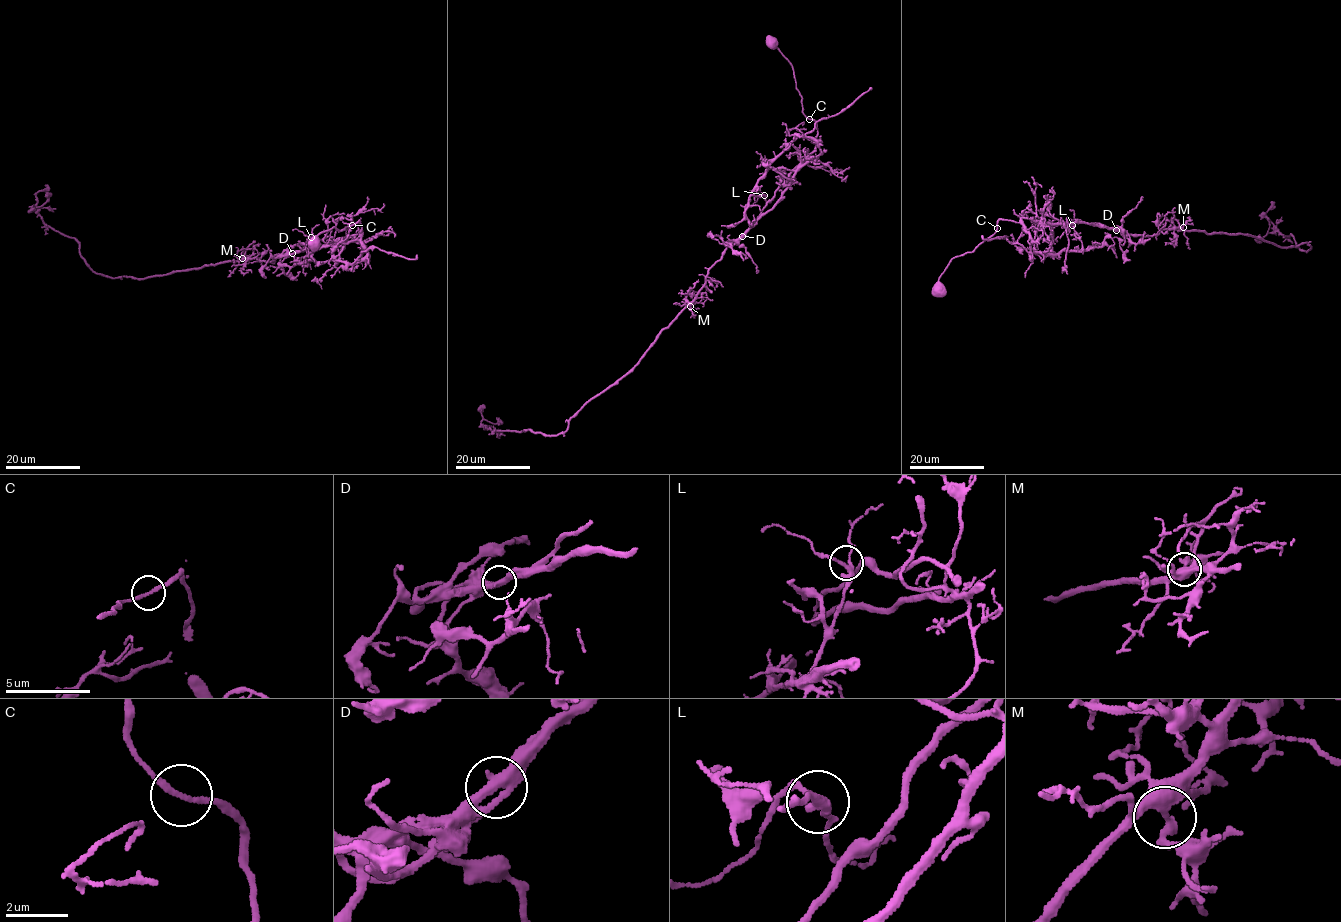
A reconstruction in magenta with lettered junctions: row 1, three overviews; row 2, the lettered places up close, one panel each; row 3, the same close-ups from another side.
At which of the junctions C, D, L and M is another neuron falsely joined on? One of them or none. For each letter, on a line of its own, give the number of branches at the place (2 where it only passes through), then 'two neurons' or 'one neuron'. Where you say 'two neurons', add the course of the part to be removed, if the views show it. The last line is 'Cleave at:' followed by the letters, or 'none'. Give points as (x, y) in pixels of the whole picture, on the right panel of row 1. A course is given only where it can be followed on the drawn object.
C: 2 branches meet; one neuron
D: 2 branches meet; two neurons; foreign part runs (1116, 230), (1146, 237), (1177, 228), (1311, 249), (1268, 231), (1259, 216)
L: 3 branches meet; one neuron
M: 4 branches meet; one neuron
Cleave at: D

